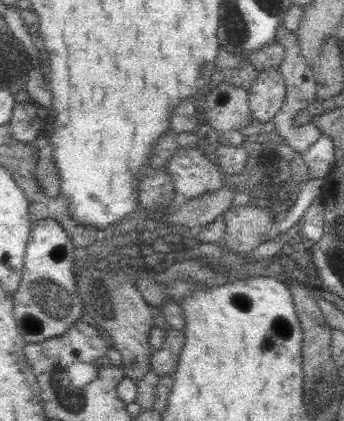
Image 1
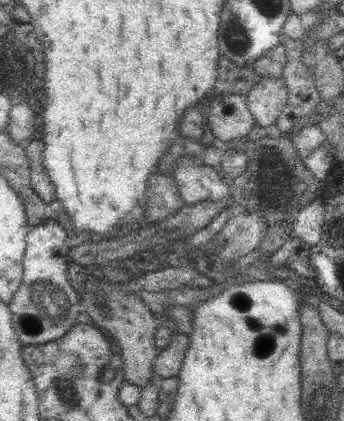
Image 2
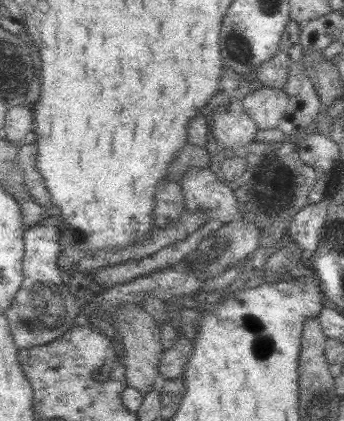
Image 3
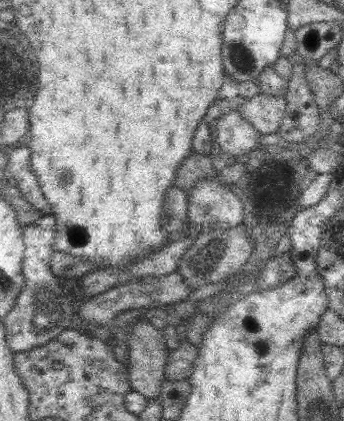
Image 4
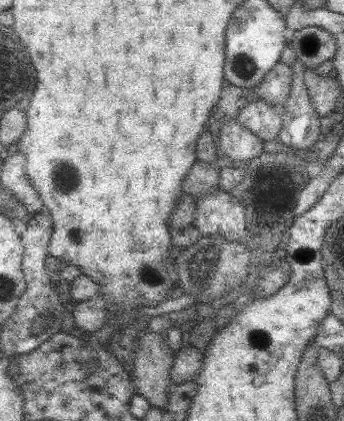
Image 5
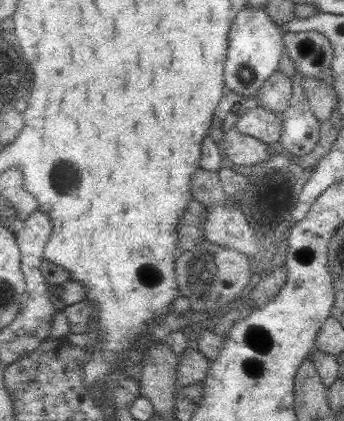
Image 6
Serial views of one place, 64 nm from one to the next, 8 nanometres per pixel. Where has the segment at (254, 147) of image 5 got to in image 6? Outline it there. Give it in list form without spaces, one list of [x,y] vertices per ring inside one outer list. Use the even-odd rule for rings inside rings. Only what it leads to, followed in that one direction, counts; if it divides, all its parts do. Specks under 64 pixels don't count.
[[[237,128],[223,132],[223,140],[219,148],[221,148],[221,156],[227,156],[237,166],[249,168],[271,160],[265,144],[261,144],[257,138],[241,134]]]

